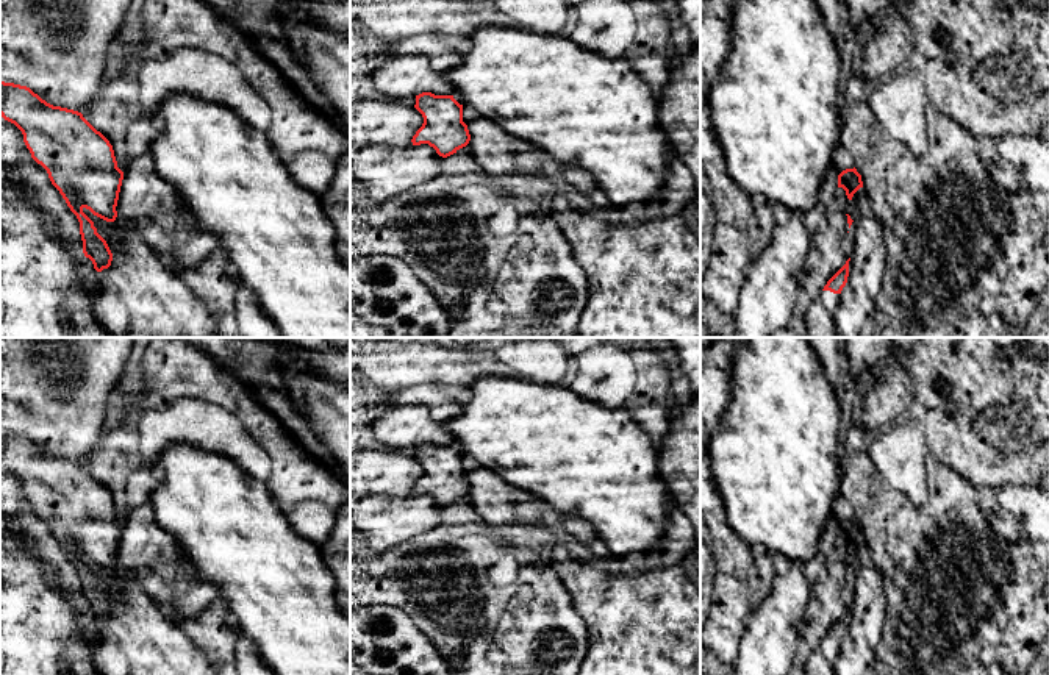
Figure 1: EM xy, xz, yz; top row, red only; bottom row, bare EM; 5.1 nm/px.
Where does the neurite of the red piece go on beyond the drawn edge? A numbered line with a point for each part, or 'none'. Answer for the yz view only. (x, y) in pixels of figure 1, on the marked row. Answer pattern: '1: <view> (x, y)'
1: yz (819, 322)

